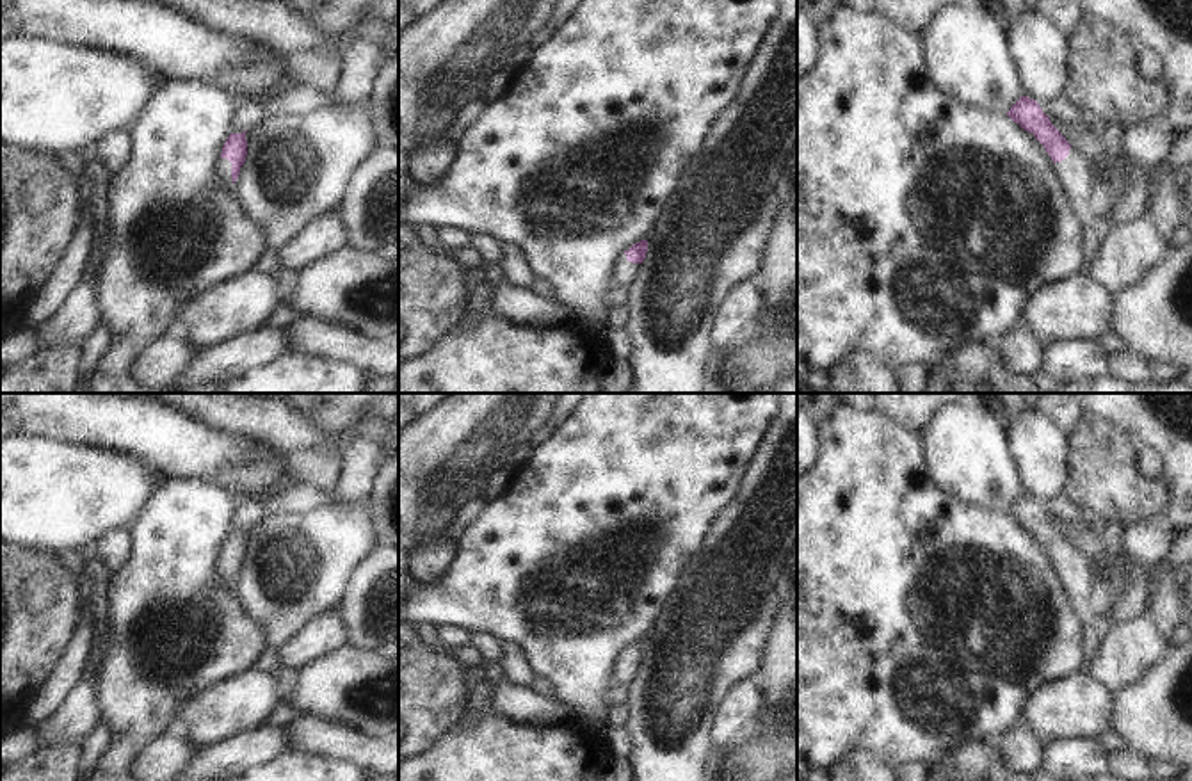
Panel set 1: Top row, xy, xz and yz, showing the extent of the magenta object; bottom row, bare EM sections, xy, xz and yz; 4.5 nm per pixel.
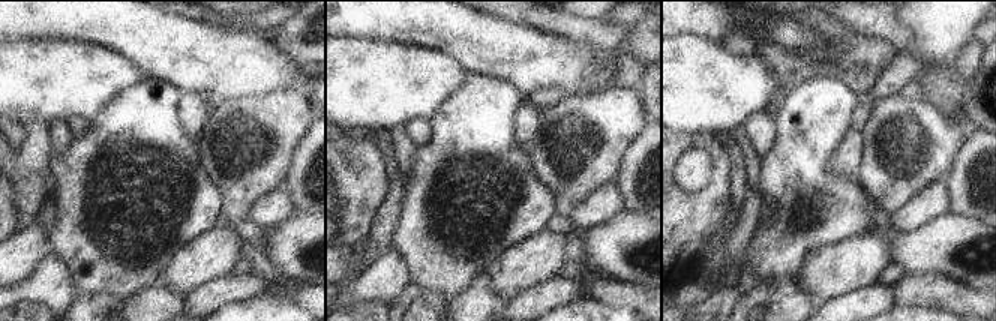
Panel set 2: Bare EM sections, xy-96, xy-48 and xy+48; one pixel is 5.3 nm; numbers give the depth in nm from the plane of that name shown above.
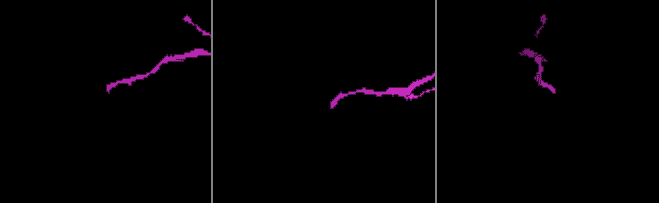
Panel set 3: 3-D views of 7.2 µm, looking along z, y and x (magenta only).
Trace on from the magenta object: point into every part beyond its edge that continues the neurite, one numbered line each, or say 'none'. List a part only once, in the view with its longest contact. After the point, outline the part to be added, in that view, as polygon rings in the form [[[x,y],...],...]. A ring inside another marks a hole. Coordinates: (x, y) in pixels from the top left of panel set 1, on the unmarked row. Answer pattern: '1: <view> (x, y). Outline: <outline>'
1: xy (225, 564). Outline: [[[221,557],[219,559],[217,576],[219,576],[221,582],[224,582],[228,585],[233,585],[233,578],[231,578],[231,560],[230,559],[226,559],[226,557]]]

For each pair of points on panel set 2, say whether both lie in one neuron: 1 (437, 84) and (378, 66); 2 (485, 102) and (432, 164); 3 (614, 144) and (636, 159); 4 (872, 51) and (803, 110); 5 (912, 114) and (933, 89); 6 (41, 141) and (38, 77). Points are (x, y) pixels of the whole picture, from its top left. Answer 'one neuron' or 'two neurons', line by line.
1: one neuron
2: one neuron
3: two neurons
4: two neurons
5: two neurons
6: two neurons

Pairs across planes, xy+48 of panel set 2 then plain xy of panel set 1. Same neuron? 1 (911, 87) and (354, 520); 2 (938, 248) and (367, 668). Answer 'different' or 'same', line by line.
1: different
2: same

